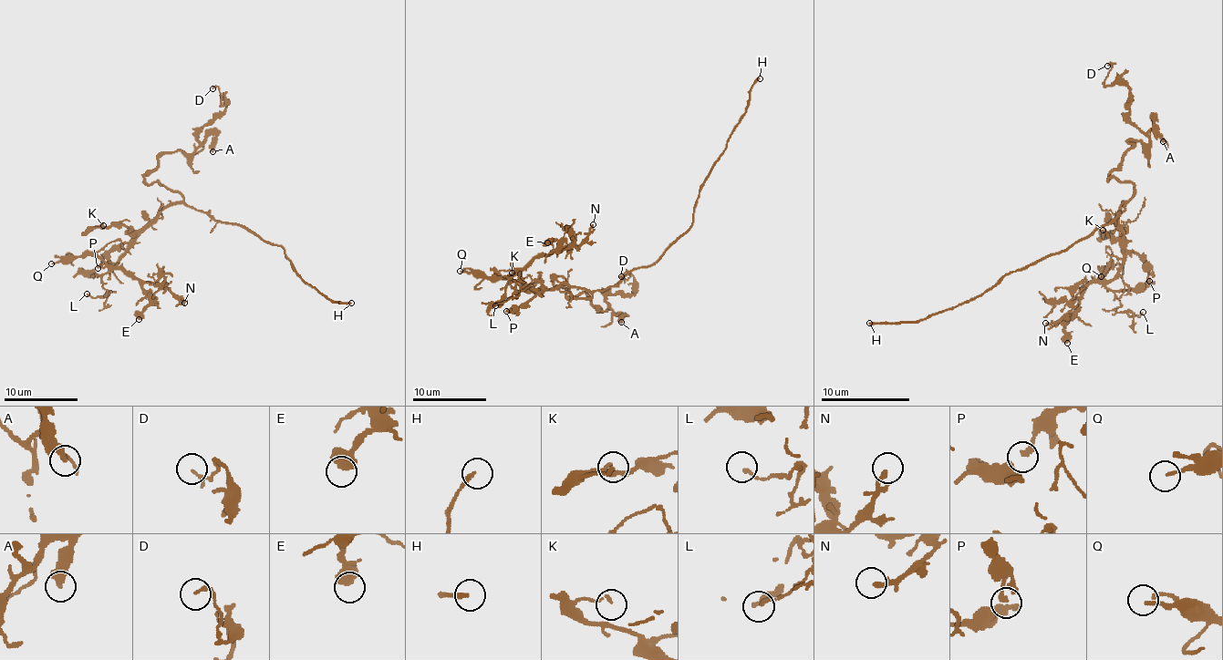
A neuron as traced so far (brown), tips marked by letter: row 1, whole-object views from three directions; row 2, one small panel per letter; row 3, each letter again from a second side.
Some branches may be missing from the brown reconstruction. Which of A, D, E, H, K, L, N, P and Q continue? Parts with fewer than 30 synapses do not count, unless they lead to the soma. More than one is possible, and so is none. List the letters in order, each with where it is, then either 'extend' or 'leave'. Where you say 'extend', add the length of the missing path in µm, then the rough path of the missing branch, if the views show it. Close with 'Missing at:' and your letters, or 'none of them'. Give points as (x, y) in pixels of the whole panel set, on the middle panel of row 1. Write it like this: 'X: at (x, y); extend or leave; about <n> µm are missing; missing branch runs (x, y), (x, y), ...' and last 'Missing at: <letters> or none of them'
A: at (621, 322); leave
D: at (621, 276); leave
E: at (547, 242); leave
H: at (760, 78); extend; about 10 µm are missing; missing branch runs (760, 78), (769, 68), (782, 68), (800, 87), (798, 102), (791, 106)
K: at (512, 273); leave
L: at (495, 305); leave
N: at (593, 224); leave
P: at (506, 311); leave
Q: at (460, 271); leave
Missing at: H

